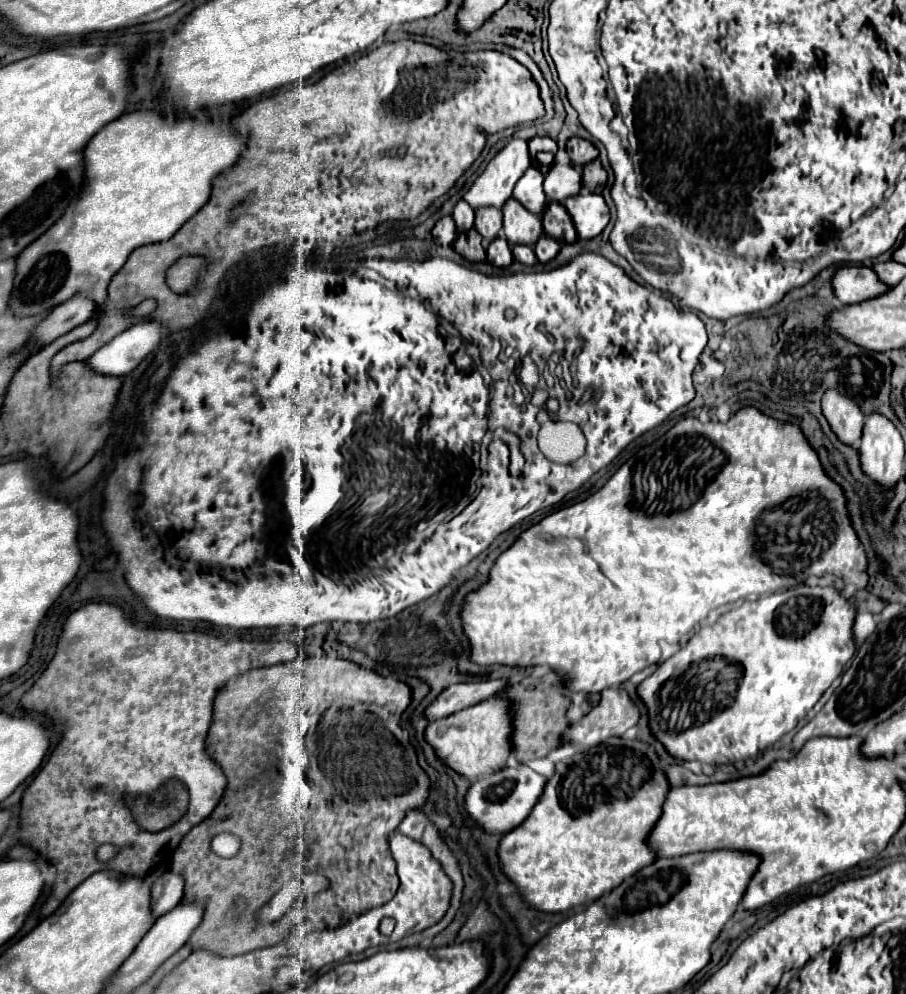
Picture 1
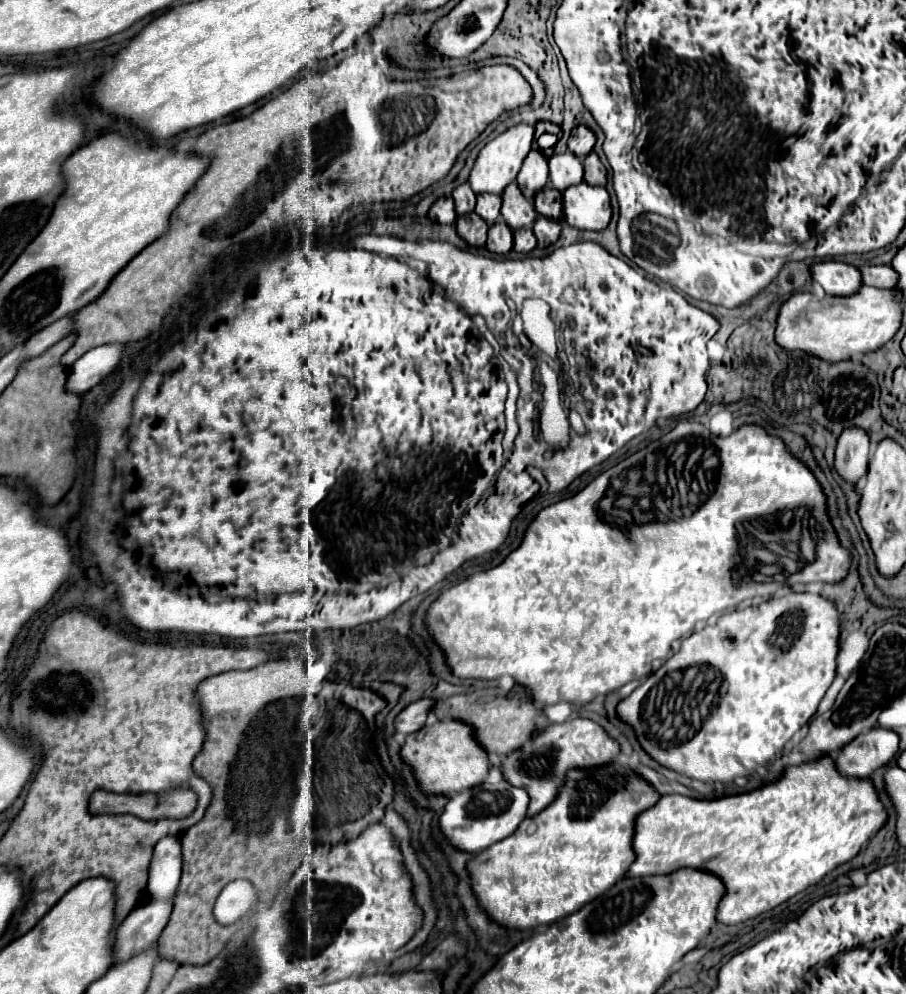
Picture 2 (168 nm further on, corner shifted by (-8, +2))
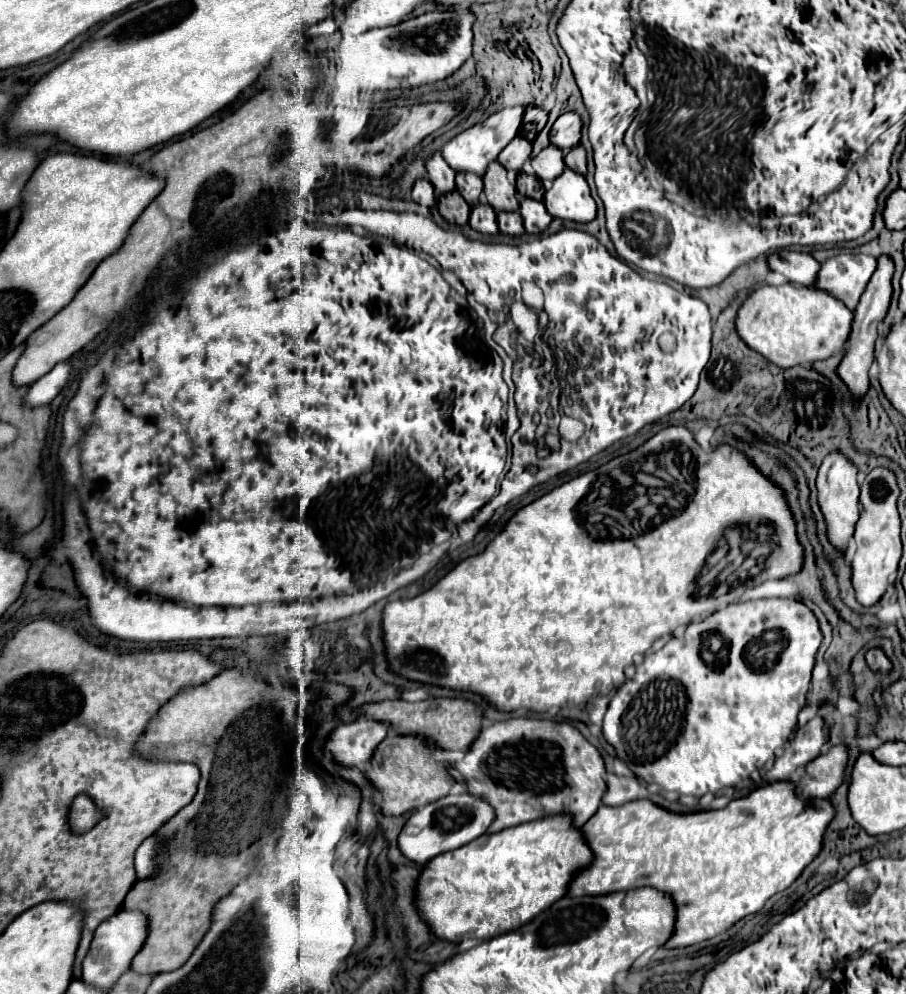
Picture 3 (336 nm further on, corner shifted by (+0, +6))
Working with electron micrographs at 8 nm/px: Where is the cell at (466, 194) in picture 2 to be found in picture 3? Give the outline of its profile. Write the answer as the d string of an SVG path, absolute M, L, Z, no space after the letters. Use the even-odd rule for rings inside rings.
M434 152L426 158L426 170L428 170L428 180L432 182L436 196L446 194L446 190L454 190L454 170L446 164L440 152Z

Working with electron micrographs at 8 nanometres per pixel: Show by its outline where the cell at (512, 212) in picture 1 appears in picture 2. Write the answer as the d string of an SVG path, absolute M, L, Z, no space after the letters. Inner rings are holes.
M508 186L502 194L502 218L512 230L532 228L538 220L538 212L534 206L524 198L518 186Z

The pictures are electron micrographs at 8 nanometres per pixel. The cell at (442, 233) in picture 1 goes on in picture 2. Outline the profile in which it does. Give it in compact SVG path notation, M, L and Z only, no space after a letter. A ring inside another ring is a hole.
M442 198L430 208L430 220L438 224L456 224L456 212L454 212L454 200L452 198Z

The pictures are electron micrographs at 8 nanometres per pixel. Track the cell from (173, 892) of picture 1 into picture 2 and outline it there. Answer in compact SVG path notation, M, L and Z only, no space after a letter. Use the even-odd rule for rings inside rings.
M167 836L154 846L154 856L150 862L150 878L148 878L148 894L152 896L152 900L146 906L134 908L118 926L116 948L114 948L116 964L124 962L126 958L132 958L132 954L140 954L146 946L150 946L150 942L156 942L162 930L166 928L172 914L172 906L174 906L174 894L178 892L178 884L180 884L181 857L181 841L178 838Z

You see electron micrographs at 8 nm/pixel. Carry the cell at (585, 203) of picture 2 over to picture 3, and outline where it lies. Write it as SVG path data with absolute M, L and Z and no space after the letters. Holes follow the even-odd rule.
M566 168L544 194L544 206L554 218L562 220L592 222L596 218L596 202L590 196L586 178L570 168Z

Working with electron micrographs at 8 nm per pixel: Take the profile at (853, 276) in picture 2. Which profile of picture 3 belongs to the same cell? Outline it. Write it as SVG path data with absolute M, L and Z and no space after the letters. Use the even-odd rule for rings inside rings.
M782 250L768 256L768 268L782 274L792 284L812 286L820 264L806 252Z

